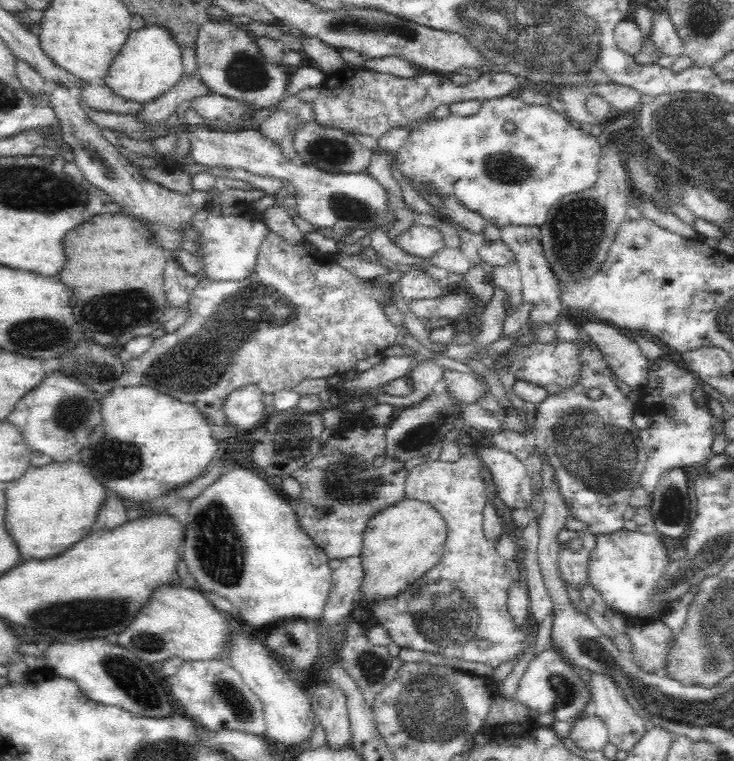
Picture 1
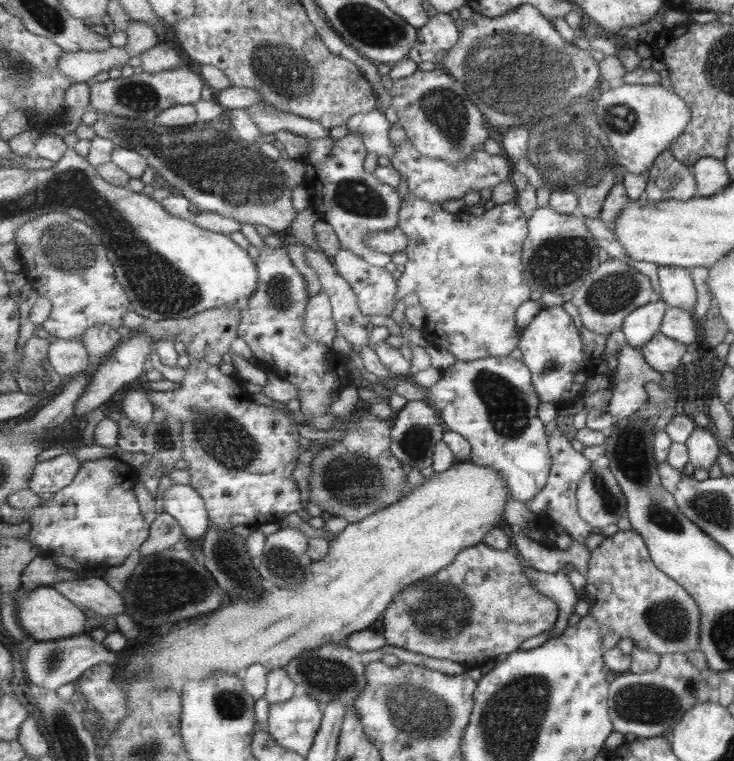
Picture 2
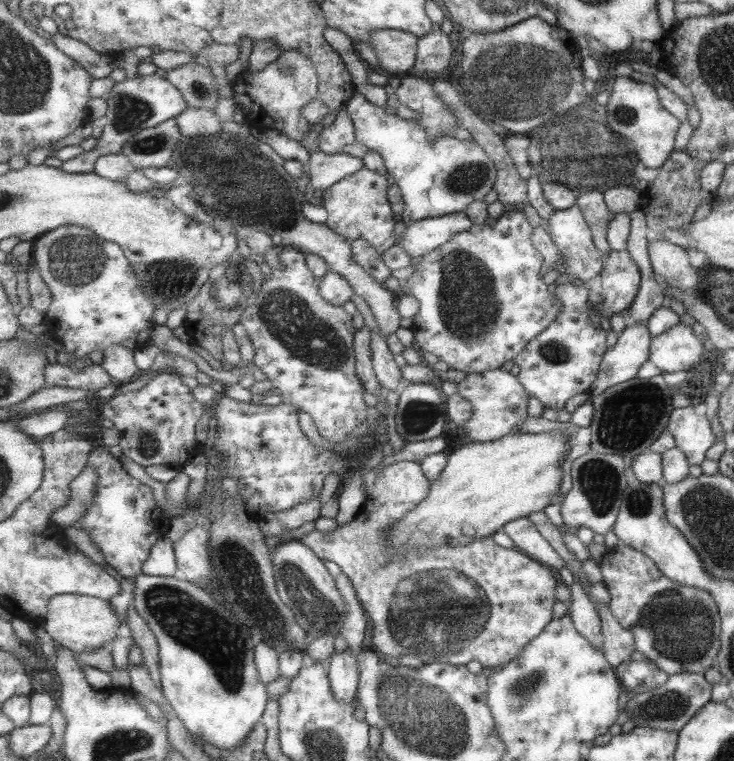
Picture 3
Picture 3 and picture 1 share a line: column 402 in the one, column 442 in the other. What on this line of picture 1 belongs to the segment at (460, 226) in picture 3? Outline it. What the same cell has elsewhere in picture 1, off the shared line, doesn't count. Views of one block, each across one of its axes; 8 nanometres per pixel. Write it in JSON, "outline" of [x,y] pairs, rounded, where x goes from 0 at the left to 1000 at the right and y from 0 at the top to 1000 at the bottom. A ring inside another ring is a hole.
{"outline":[[[569,293],[559,296],[538,310],[538,322],[556,334],[583,339],[590,331],[602,326],[605,311],[599,302]]]}

